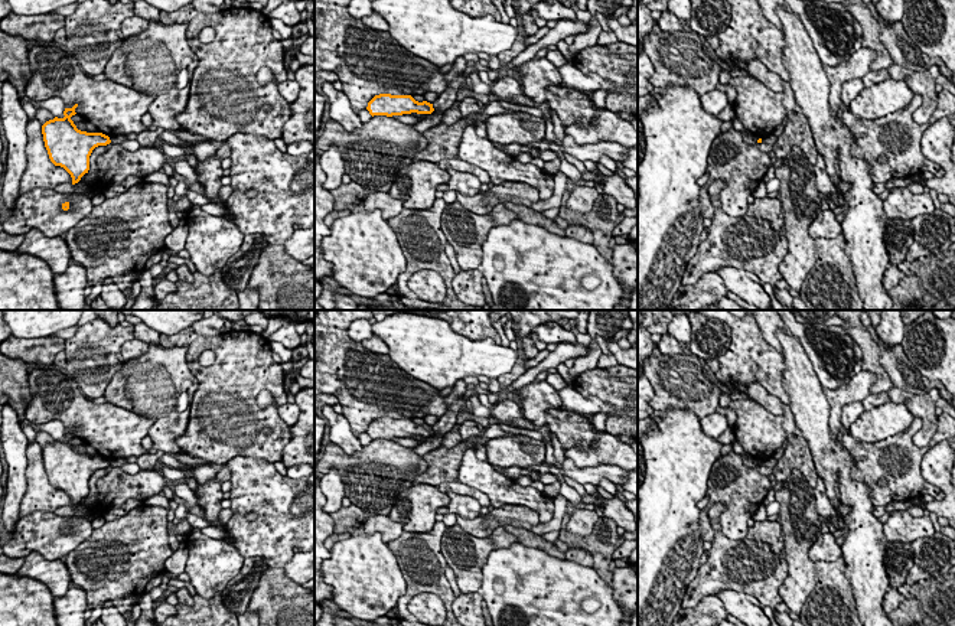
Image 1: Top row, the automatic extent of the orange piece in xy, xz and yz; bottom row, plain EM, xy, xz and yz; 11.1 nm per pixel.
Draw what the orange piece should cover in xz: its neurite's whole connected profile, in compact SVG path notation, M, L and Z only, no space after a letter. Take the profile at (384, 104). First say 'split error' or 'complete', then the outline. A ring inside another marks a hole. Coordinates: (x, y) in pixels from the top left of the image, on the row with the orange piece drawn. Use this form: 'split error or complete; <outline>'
complete; M379 94L375 95L369 102L366 110L374 115L402 115L402 114L431 114L434 111L433 104L423 101L415 101L411 95L391 95Z

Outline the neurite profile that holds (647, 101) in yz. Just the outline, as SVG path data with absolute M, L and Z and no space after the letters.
M648 94L643 97L638 97L638 166L643 160L645 146L646 146L641 115L649 108L656 107L656 105L658 105L658 98L655 98L653 95Z

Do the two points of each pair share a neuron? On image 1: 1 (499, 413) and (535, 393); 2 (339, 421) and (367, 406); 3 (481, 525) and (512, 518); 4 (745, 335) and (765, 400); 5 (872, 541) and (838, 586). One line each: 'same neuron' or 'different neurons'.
1: different neurons
2: different neurons
3: same neuron
4: different neurons
5: different neurons

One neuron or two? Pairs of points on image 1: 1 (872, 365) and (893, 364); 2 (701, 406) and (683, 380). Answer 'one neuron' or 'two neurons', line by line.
1: two neurons
2: one neuron

